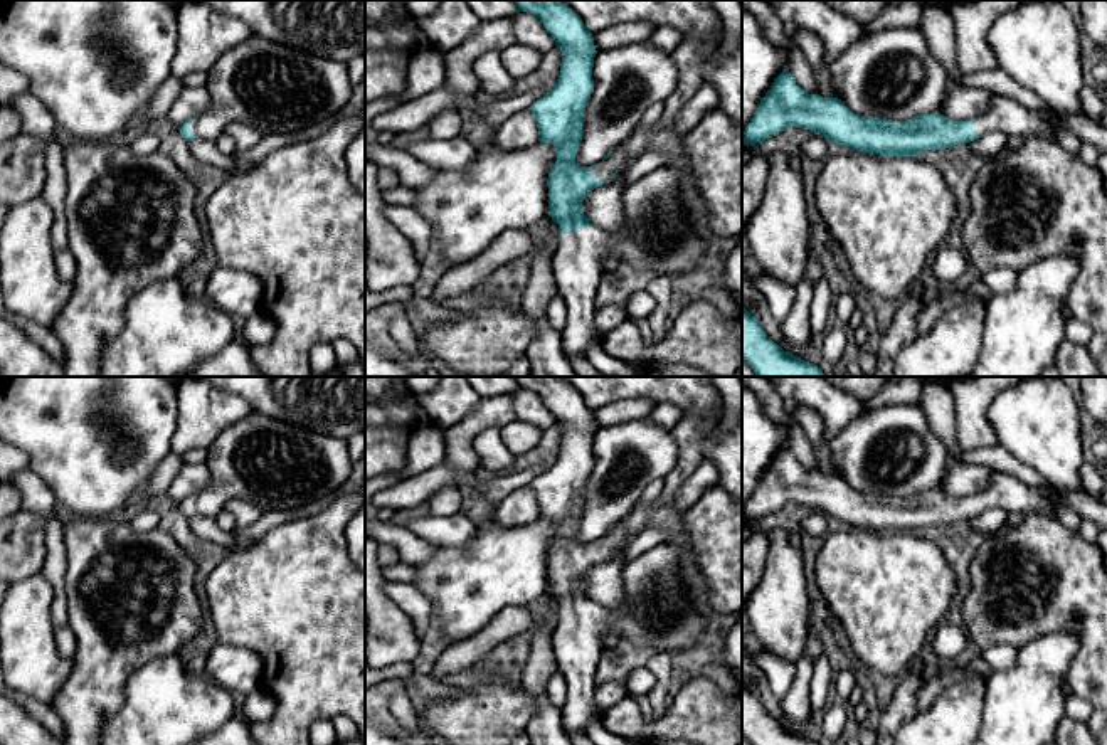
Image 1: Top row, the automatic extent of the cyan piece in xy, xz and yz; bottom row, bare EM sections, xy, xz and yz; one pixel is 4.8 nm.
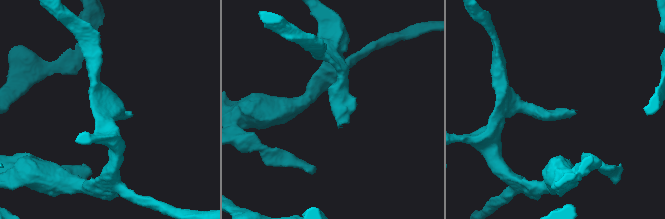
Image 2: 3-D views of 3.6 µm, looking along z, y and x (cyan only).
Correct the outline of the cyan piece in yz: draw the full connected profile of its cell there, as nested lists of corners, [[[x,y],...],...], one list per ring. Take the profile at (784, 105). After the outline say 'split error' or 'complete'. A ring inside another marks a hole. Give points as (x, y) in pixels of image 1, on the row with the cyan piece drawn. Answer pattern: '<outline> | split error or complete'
[[[784,69],[747,124],[744,145],[762,145],[791,126],[809,129],[850,151],[880,156],[917,156],[927,150],[971,143],[984,133],[1016,135],[1023,140],[1040,135],[1055,138],[1058,128],[1067,128],[1080,143],[1107,153],[1107,128],[1082,111],[1035,113],[1011,98],[993,94],[989,109],[979,118],[954,121],[940,113],[929,113],[900,123],[855,114],[838,98],[808,94],[789,69]]] | split error

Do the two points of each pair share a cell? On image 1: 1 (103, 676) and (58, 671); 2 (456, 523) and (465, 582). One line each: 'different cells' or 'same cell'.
1: different cells
2: different cells

